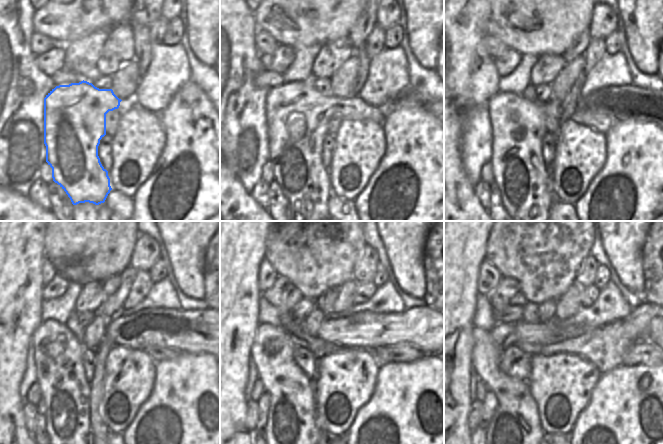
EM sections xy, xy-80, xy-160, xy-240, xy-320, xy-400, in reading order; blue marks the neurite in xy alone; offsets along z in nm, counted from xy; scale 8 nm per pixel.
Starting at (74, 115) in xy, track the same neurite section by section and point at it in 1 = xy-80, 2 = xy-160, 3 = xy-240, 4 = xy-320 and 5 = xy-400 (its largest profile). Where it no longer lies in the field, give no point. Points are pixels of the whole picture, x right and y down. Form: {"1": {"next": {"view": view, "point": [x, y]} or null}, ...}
{"1": {"next": {"view": "xy-80", "point": [297, 115]}}, "2": {"next": {"view": "xy-160", "point": [518, 125]}}, "3": {"next": {"view": "xy-240", "point": [58, 353]}}, "4": {"next": {"view": "xy-320", "point": [292, 424]}}, "5": {"next": {"view": "xy-400", "point": [515, 424]}}}

